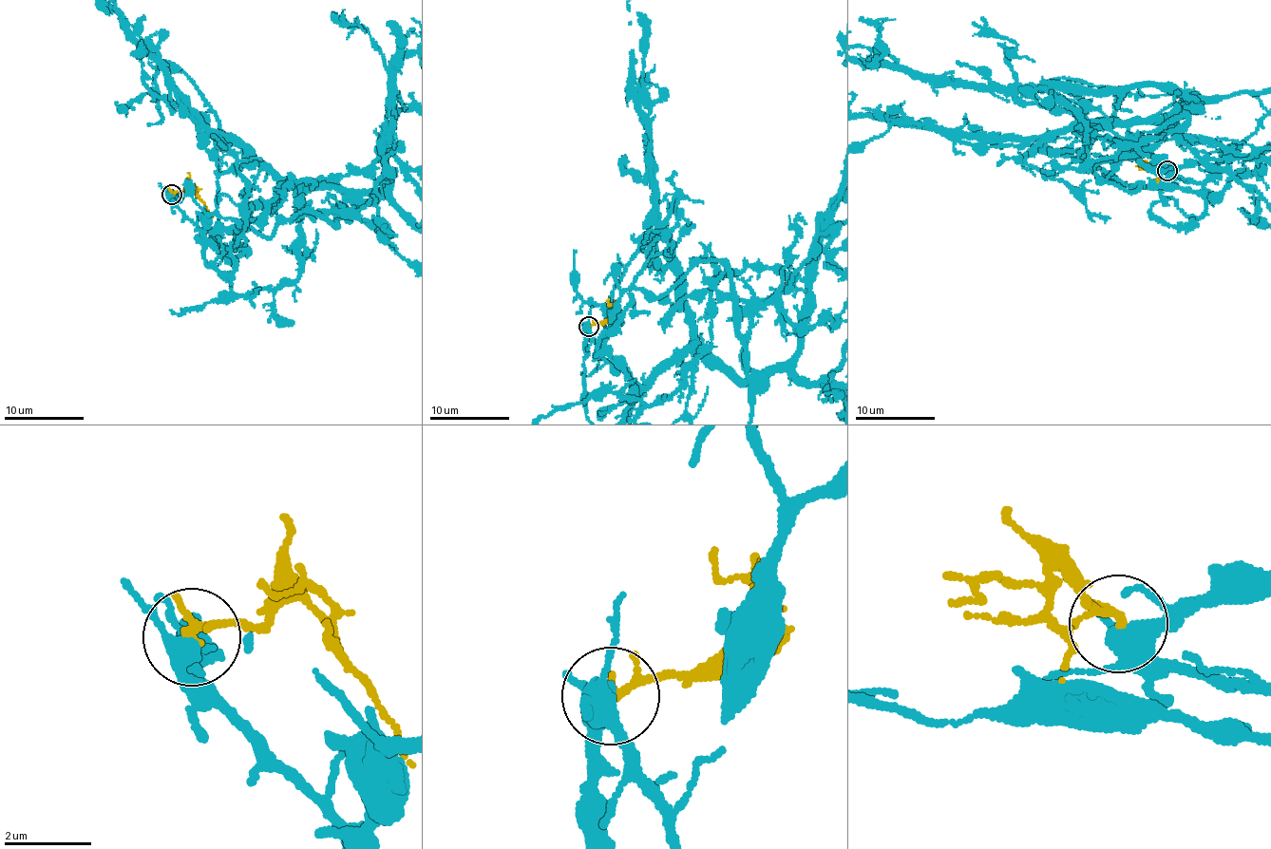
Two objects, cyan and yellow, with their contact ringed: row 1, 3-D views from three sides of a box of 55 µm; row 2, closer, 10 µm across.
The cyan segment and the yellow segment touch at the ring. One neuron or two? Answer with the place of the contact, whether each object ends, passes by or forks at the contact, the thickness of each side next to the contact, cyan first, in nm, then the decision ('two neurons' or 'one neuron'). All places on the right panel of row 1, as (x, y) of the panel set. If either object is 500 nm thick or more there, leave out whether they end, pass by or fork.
at (1167, 170); cyan forks there; yellow passes by; 360 nm thick on the cyan side, 170 nm on the other; two neurons

